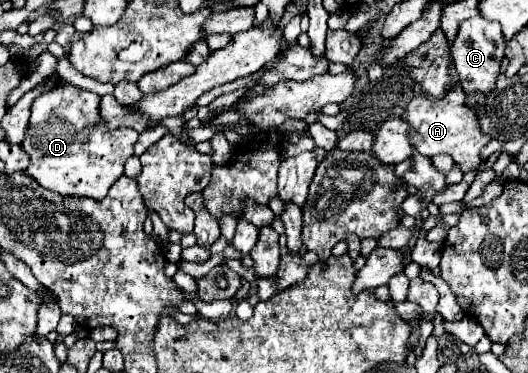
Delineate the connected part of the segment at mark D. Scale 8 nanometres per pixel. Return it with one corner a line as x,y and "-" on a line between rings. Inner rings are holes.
63,82
33,102
27,138
23,140
23,148
31,156
31,164
25,172
31,174
31,178
35,178
43,188
61,196
87,196
103,200
113,182
123,174
123,164
133,154
139,134
133,128
109,132
99,118
100,99
95,93
-
93,122
99,126
89,132
86,127

